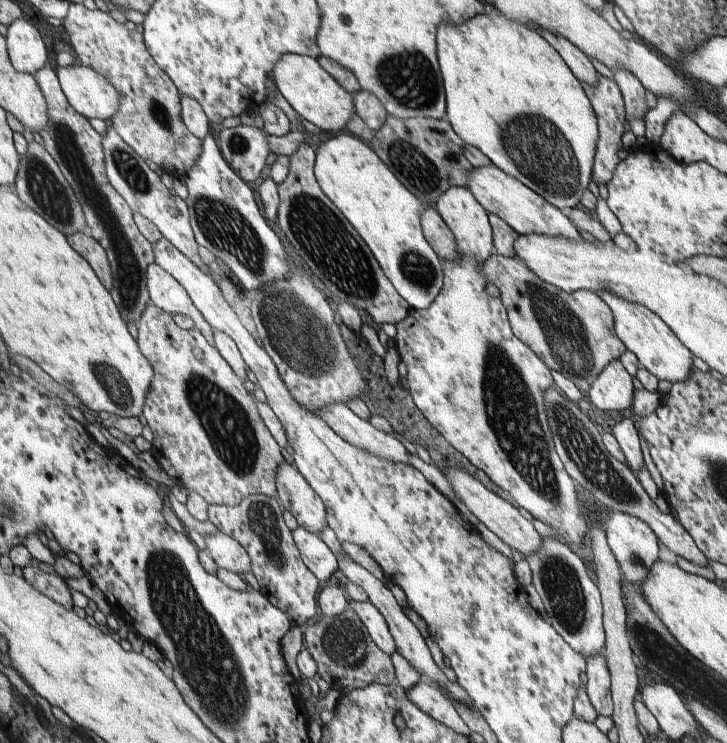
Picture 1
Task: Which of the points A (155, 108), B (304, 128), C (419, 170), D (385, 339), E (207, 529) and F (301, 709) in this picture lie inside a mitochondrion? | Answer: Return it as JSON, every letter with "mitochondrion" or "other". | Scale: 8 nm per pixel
{"A":"mitochondrion","B":"other","C":"mitochondrion","D":"other","E":"other","F":"other"}

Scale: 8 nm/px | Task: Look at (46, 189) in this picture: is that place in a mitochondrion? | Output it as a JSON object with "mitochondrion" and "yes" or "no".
{"mitochondrion":"yes"}

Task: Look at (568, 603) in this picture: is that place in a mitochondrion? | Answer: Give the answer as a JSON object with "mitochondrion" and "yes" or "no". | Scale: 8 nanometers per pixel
{"mitochondrion":"yes"}

